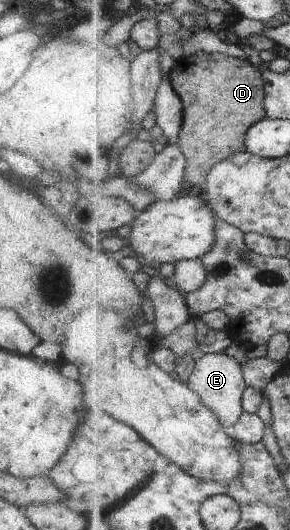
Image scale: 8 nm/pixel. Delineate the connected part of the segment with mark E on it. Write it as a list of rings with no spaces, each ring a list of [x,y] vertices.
[[[224,352],[206,353],[196,360],[193,373],[188,382],[189,387],[198,393],[204,404],[217,414],[224,428],[228,430],[245,414],[243,394],[247,386],[239,362],[239,360]]]

